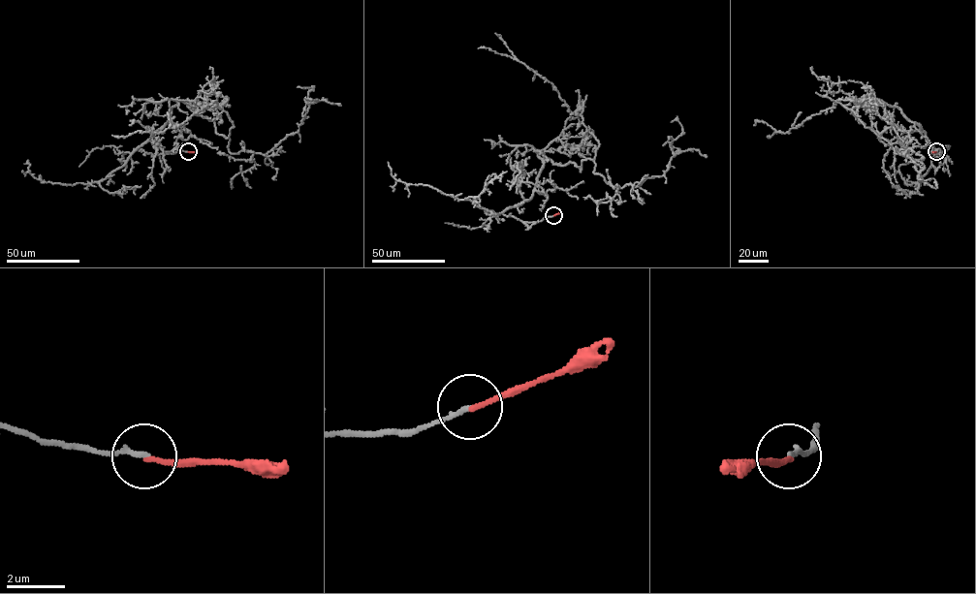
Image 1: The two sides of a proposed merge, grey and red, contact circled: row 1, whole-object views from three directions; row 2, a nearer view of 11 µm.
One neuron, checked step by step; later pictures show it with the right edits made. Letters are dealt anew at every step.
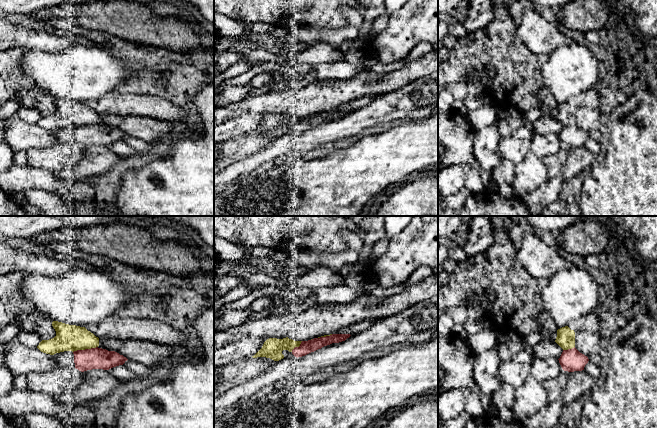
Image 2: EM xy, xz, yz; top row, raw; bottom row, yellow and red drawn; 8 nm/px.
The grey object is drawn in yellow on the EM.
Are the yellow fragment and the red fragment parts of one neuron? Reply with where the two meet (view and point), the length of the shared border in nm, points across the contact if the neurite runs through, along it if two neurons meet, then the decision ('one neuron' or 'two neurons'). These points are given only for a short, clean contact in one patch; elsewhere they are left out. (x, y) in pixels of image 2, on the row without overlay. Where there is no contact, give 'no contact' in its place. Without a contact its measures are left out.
xy (85, 124) | 200 nm | two neurons

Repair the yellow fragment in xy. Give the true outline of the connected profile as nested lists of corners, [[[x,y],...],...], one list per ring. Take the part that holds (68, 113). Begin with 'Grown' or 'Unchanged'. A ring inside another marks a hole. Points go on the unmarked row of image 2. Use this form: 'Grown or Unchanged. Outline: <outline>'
Unchanged. Outline: [[[53,97],[52,102],[56,107],[56,112],[49,116],[42,116],[37,122],[43,129],[54,131],[64,127],[74,128],[99,122],[99,114],[85,103],[58,97]]]

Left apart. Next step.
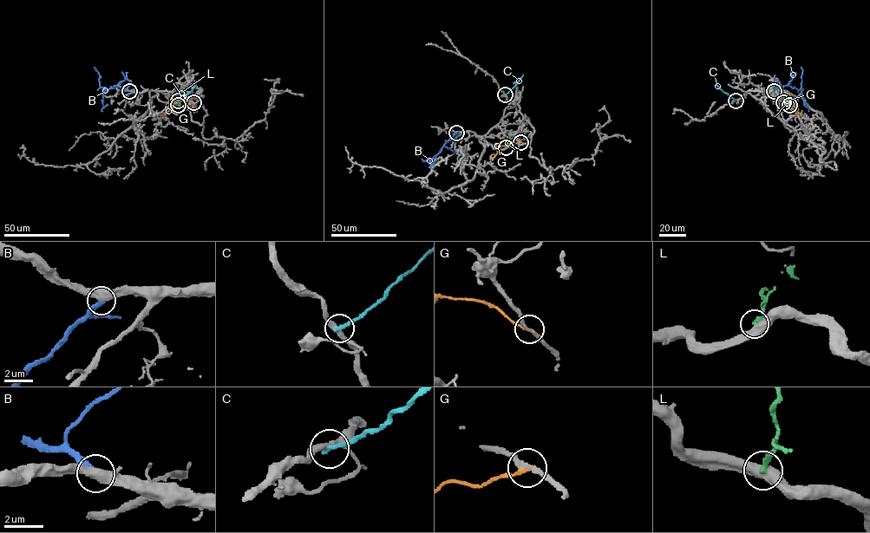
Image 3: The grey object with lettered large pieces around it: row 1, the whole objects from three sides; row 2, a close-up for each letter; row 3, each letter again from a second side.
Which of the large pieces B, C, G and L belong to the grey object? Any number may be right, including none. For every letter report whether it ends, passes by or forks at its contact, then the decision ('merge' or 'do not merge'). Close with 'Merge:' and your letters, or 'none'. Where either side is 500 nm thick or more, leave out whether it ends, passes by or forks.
B: merge
C: it ends | do not merge
G: it ends | do not merge
L: do not merge
Merge: B

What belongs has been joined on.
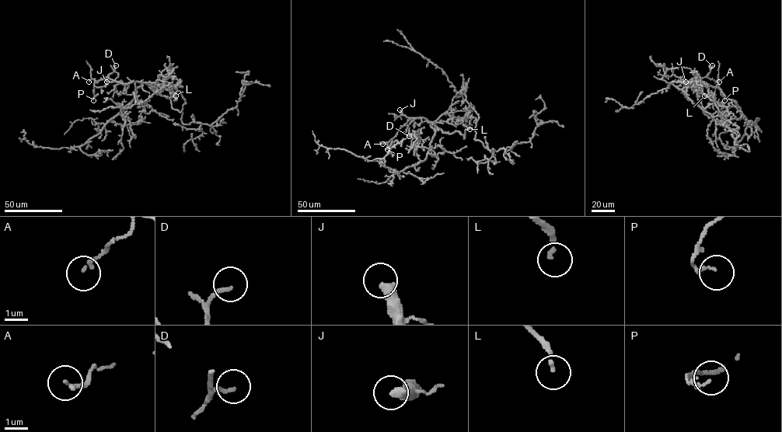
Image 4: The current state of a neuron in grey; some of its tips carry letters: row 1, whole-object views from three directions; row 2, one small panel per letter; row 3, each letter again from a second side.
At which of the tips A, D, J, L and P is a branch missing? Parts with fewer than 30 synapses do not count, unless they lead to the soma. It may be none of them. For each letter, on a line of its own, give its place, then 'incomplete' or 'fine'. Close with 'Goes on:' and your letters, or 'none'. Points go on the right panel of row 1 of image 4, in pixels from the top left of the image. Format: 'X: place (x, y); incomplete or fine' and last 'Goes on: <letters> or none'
A: place (719, 81); fine
D: place (712, 65); fine
J: place (685, 81); incomplete
L: place (704, 95); incomplete
P: place (724, 100); fine
Goes on: J, L

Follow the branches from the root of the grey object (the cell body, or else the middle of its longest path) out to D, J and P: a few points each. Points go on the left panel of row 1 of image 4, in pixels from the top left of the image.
D: (153, 91), (144, 83), (120, 83), (106, 77), (113, 72), (116, 65)
J: (153, 91), (146, 83), (138, 81), (106, 81)
P: (153, 91), (144, 83), (120, 83), (104, 77), (95, 81), (93, 100)

